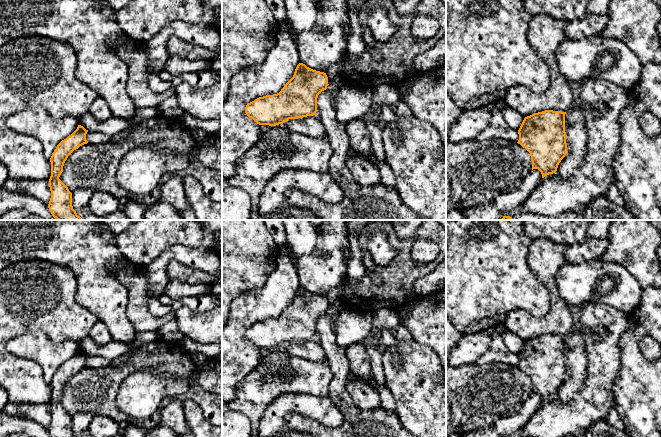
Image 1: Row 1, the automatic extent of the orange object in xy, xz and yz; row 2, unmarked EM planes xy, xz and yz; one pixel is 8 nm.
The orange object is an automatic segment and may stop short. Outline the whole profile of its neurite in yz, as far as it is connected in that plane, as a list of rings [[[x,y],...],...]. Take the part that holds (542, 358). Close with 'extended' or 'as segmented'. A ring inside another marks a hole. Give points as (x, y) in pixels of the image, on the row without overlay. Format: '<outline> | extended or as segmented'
[[[545,334],[524,342],[519,354],[519,364],[531,380],[532,394],[538,393],[542,402],[557,395],[567,378],[565,338]]] | as segmented

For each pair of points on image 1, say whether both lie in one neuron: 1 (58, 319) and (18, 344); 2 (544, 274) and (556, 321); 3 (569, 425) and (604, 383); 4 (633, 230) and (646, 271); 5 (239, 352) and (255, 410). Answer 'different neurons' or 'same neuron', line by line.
1: different neurons
2: same neuron
3: same neuron
4: same neuron
5: different neurons

